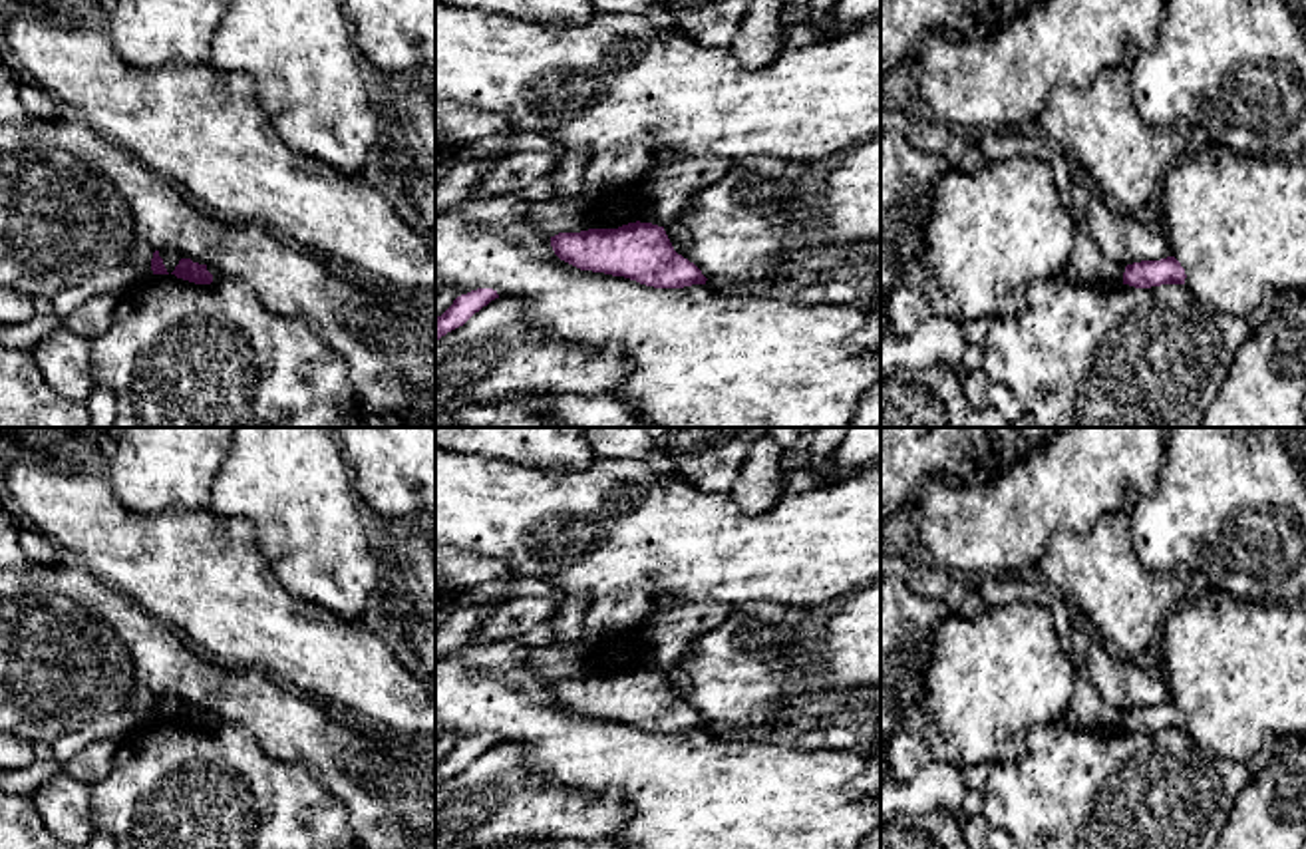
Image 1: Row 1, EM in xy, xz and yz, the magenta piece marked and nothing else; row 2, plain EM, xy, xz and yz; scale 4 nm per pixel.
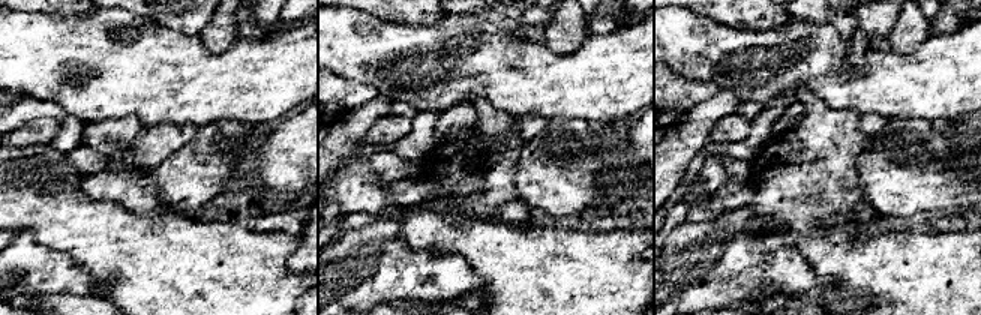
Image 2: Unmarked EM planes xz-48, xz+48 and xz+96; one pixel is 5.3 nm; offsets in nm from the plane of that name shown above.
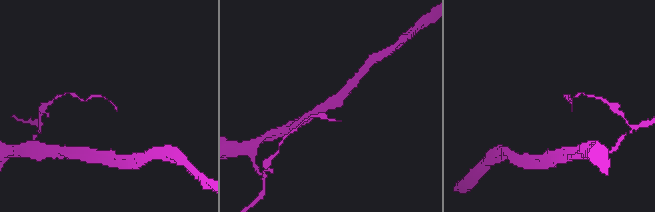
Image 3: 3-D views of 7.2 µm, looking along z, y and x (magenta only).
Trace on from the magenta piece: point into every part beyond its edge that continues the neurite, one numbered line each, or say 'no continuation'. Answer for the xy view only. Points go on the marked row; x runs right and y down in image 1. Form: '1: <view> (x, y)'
no continuation

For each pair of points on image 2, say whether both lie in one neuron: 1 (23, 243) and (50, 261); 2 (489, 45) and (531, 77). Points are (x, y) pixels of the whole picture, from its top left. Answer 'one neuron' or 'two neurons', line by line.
1: one neuron
2: one neuron

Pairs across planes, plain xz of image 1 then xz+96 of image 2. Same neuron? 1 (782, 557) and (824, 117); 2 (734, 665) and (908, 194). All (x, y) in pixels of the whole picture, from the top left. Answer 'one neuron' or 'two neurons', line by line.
1: two neurons
2: one neuron

